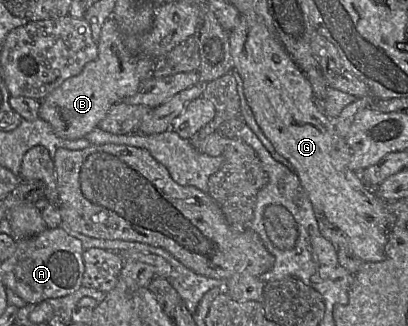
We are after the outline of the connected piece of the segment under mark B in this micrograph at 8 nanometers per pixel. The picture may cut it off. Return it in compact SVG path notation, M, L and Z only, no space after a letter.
M111 17L102 26L97 46L95 60L88 62L78 75L65 80L40 101L38 118L49 123L64 139L85 138L98 127L113 105L134 95L142 80L146 79L139 76L137 56L127 50L121 31Z

